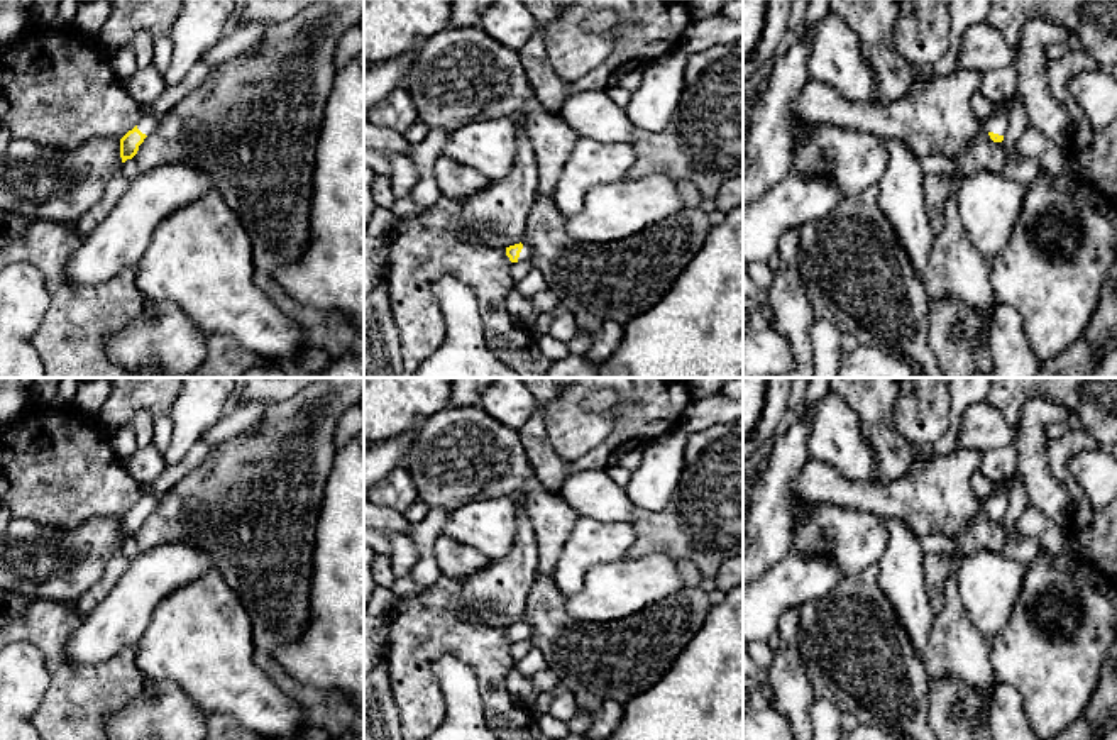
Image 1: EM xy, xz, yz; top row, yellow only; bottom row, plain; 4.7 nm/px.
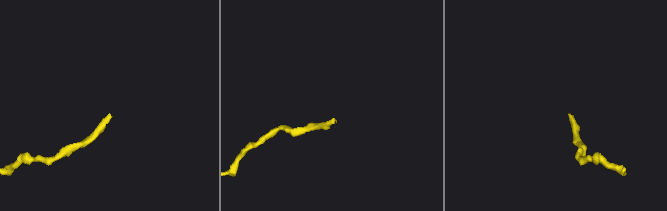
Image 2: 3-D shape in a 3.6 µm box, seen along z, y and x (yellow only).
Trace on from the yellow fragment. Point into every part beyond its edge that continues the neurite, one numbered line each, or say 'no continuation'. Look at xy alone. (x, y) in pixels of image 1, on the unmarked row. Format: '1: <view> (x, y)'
1: xy (148, 502)

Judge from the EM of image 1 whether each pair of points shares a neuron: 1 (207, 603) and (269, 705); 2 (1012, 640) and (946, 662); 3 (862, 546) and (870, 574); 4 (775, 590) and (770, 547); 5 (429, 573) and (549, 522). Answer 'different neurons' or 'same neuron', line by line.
1: same neuron
2: different neurons
3: different neurons
4: different neurons
5: different neurons

